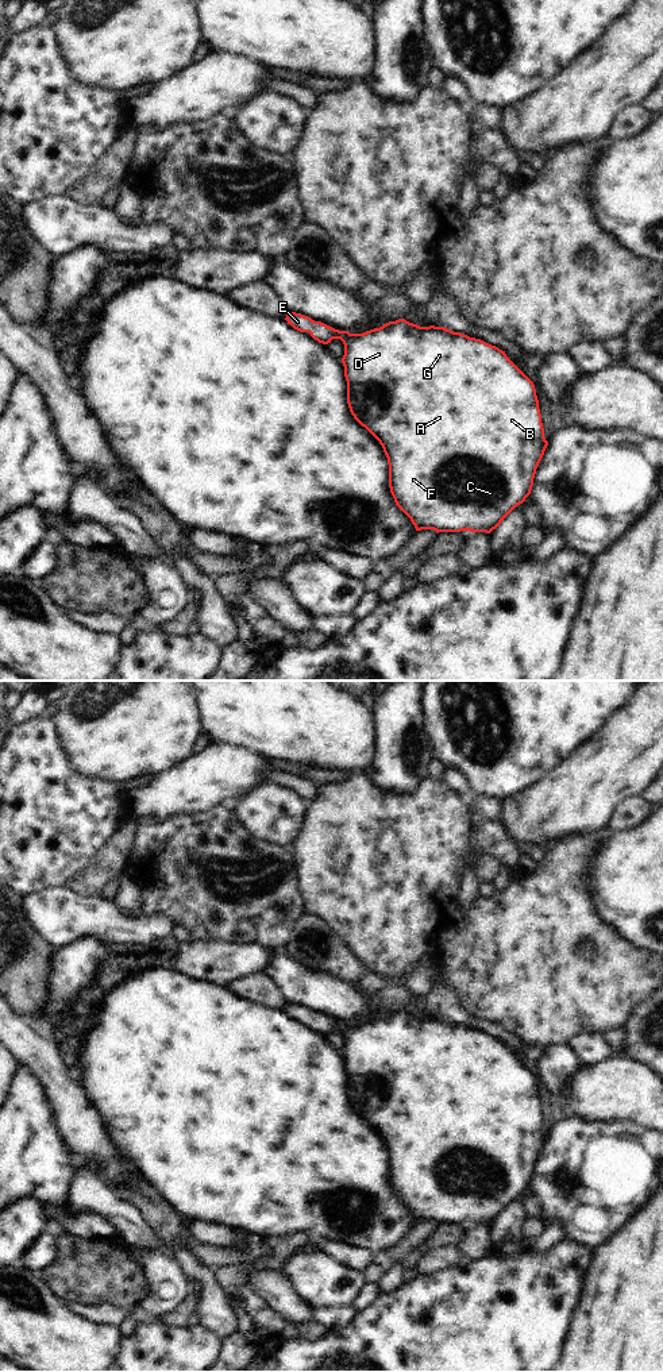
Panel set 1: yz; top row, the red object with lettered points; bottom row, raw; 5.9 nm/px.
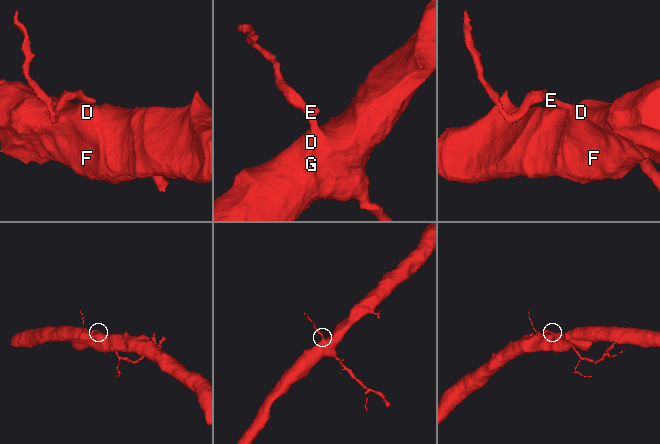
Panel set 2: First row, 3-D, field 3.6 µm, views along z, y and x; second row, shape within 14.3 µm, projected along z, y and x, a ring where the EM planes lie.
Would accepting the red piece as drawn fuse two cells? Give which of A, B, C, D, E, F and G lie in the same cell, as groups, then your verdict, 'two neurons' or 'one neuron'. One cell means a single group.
groups A B C D E F G; one neuron

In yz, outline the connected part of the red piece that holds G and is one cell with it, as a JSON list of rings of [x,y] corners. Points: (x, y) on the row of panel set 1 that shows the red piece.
[[[289,312],[285,320],[294,329],[309,332],[319,343],[343,342],[350,412],[382,446],[389,465],[390,493],[416,531],[490,533],[531,494],[548,442],[535,385],[505,351],[444,327],[420,327],[405,319],[363,334],[339,331],[296,312]]]

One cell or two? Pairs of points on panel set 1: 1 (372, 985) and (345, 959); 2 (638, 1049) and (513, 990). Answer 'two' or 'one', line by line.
1: two
2: two

